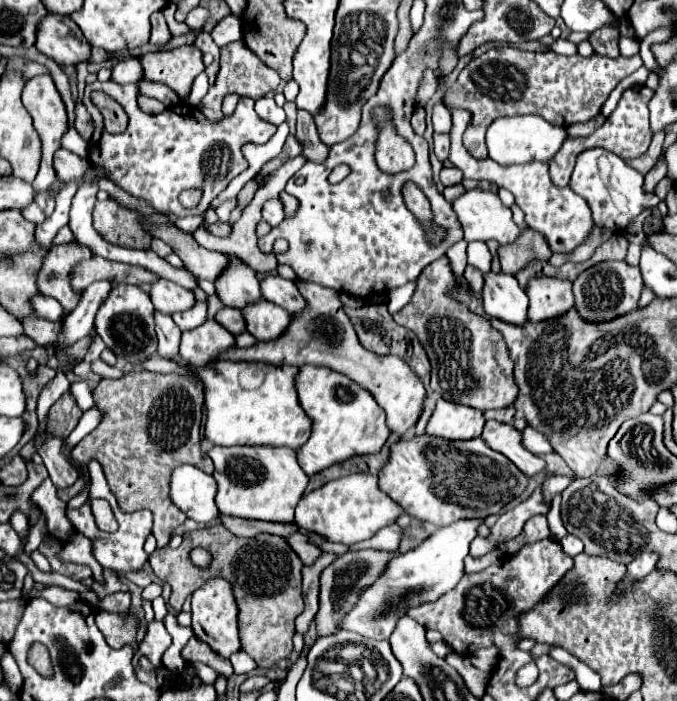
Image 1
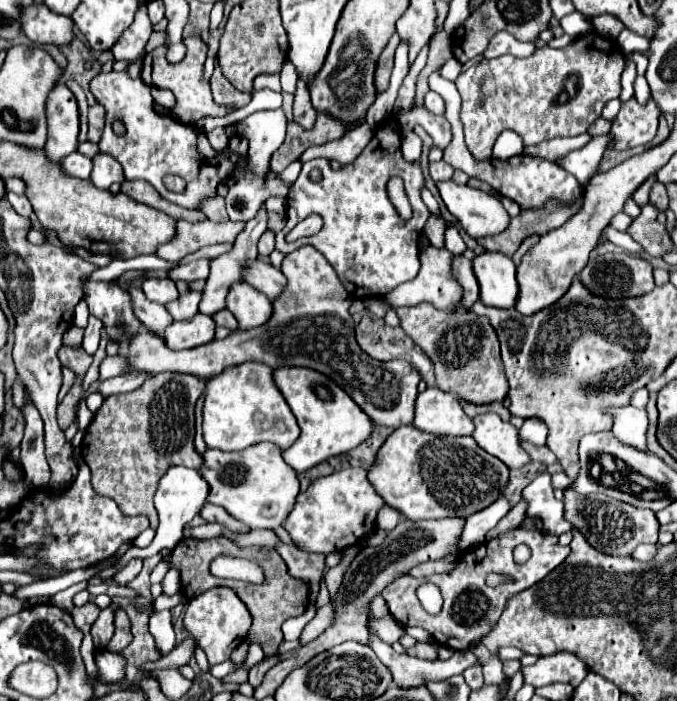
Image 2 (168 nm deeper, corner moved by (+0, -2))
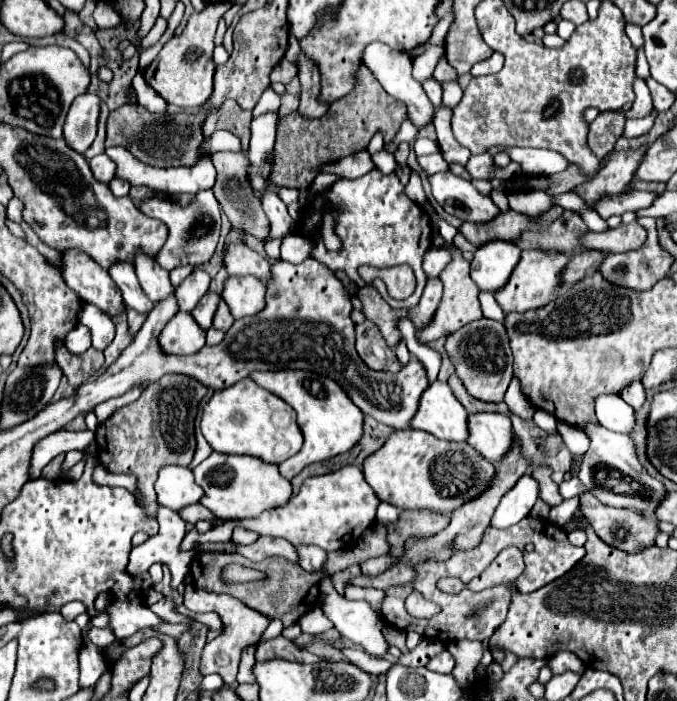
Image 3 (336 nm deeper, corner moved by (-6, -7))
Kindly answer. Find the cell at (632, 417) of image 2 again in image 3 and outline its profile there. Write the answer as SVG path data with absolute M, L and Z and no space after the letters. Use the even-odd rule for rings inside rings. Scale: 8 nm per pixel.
M617 394L599 396L595 400L595 416L601 426L623 434L631 434L635 424L633 408L627 402L623 402Z

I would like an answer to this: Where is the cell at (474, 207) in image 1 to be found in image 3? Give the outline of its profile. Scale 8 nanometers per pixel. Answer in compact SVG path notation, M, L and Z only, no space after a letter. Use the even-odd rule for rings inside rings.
M437 172L429 176L429 184L439 206L463 222L489 222L499 212L491 196L483 196L469 180L451 172Z

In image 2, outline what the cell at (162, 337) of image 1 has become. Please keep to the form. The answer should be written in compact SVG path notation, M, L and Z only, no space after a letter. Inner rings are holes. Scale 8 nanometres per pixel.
M129 287L129 293L133 297L133 307L135 307L135 315L137 319L155 335L163 337L167 325L171 325L171 315L167 313L167 309L159 303L149 301L141 289L137 287Z

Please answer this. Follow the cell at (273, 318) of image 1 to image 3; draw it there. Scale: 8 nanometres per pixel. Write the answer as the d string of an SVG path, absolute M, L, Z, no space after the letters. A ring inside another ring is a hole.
M229 276L221 298L227 302L233 318L253 316L265 306L265 284L255 276Z

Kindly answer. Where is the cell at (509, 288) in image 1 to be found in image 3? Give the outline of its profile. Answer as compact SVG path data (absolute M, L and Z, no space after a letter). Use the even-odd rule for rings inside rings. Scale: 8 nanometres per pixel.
M507 240L481 244L473 254L471 278L481 290L495 292L505 284L505 280L509 280L509 272L513 272L519 258L521 250Z

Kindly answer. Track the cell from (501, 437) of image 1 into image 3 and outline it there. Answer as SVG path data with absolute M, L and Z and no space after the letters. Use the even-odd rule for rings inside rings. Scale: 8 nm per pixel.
M469 414L467 418L469 436L467 442L489 462L497 462L513 444L511 418L505 414Z

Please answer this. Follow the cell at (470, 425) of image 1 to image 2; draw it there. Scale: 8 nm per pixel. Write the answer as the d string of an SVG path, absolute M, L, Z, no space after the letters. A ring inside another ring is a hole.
M427 387L423 393L417 395L415 403L415 421L413 425L425 433L433 435L473 435L473 421L467 417L467 413L461 409L459 399L451 393L443 393L437 387Z

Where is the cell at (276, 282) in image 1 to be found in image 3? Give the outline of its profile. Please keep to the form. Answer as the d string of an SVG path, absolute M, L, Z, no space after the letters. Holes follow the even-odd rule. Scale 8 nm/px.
M245 242L229 244L225 250L225 270L229 276L257 276L259 280L269 278L269 260L255 250L251 250Z

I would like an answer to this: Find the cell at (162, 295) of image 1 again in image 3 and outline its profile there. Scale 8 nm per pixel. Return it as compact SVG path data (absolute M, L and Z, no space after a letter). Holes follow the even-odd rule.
M137 250L135 252L135 274L139 278L139 284L145 292L145 296L151 300L151 302L157 302L169 294L173 294L173 284L169 280L169 272L163 270L153 256Z

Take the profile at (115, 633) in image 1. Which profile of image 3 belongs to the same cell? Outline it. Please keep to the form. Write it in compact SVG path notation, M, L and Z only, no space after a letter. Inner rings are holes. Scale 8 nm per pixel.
M91 628L87 632L87 640L99 648L107 648L115 642L115 636L113 636L113 632L109 632L109 628Z

